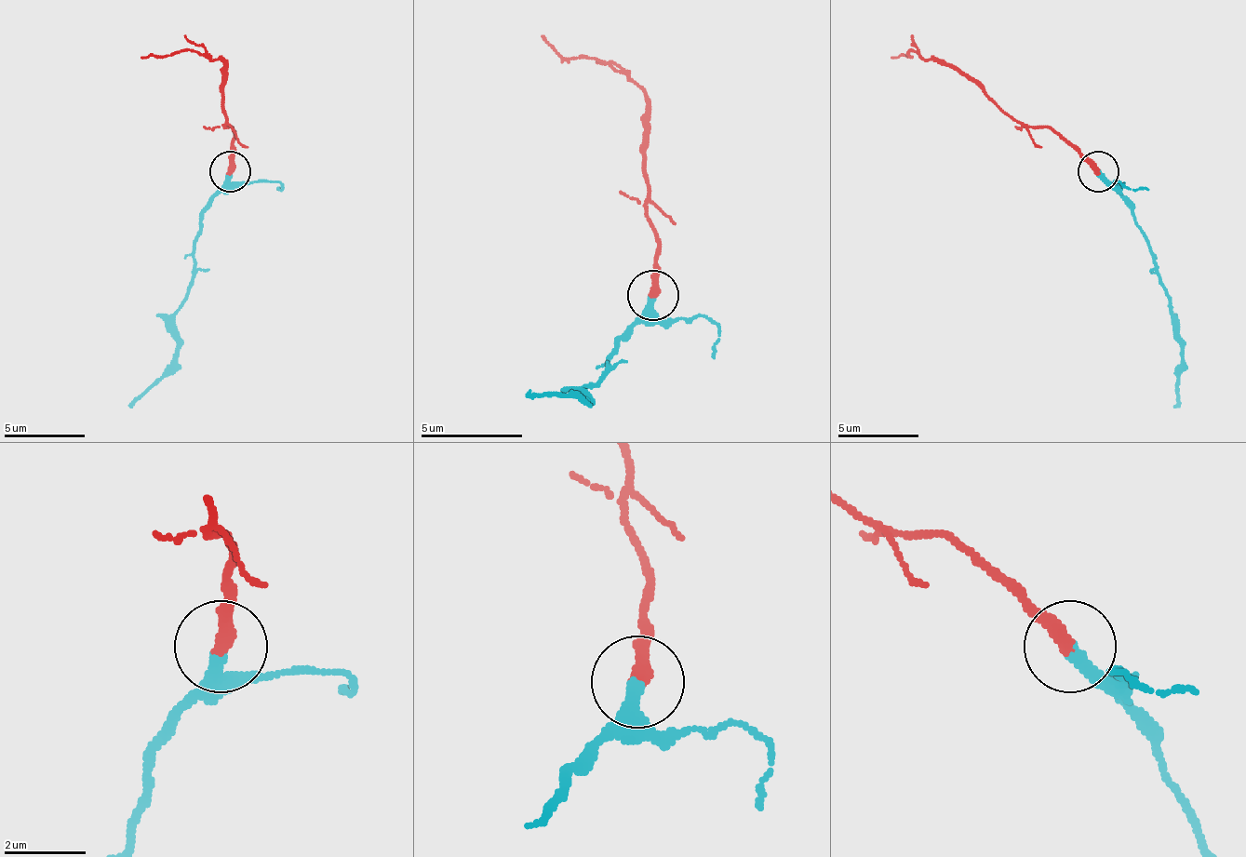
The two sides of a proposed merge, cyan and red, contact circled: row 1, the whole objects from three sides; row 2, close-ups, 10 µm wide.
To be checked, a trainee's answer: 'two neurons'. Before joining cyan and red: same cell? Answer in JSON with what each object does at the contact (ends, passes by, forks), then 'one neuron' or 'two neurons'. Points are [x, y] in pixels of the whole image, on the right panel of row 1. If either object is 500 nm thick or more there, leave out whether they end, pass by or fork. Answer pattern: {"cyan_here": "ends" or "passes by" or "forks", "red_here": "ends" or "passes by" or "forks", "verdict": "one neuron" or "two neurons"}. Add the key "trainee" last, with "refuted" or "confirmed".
{"cyan_here": "ends", "red_here": "ends", "verdict": "one neuron", "trainee": "refuted"}

